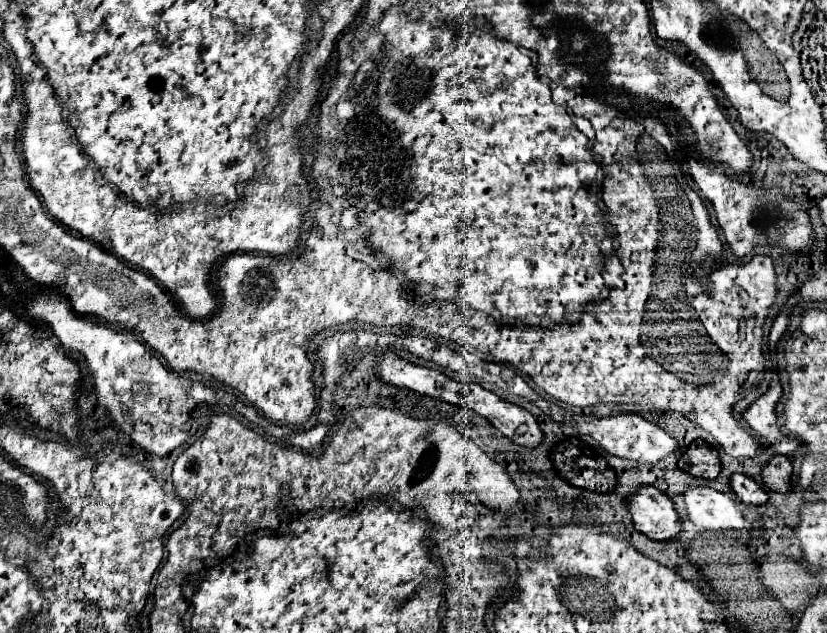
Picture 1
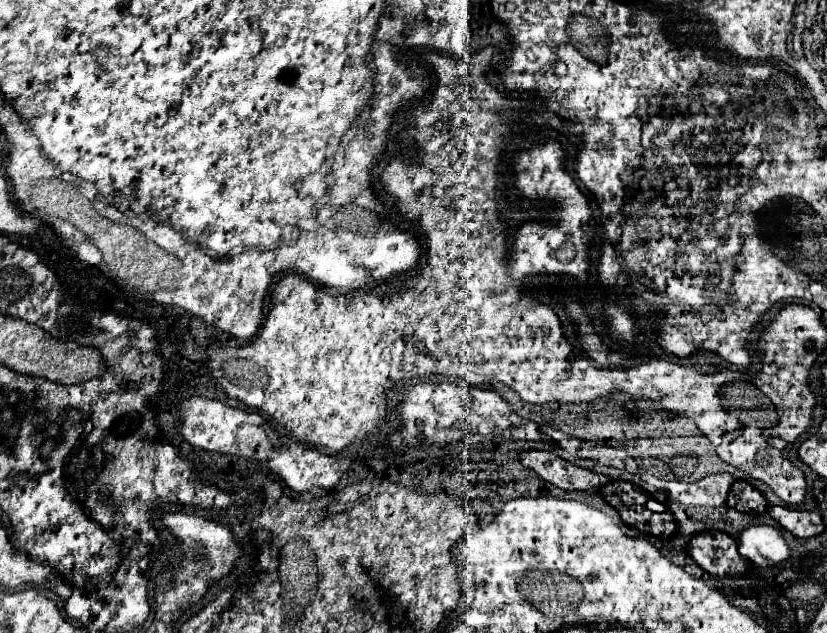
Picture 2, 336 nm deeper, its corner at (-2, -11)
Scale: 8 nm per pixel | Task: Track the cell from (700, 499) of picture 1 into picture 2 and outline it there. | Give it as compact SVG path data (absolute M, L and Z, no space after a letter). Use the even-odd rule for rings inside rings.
M748 526L738 534L738 550L758 566L778 566L790 560L790 548L780 530L772 526Z

